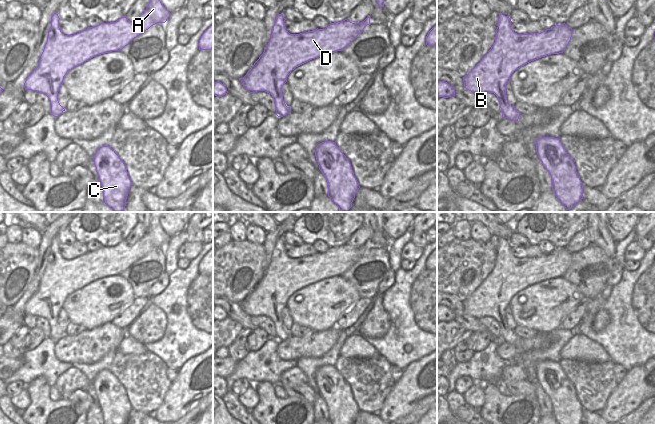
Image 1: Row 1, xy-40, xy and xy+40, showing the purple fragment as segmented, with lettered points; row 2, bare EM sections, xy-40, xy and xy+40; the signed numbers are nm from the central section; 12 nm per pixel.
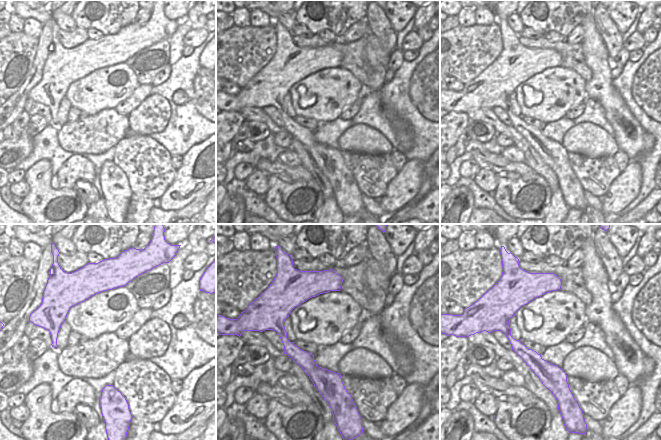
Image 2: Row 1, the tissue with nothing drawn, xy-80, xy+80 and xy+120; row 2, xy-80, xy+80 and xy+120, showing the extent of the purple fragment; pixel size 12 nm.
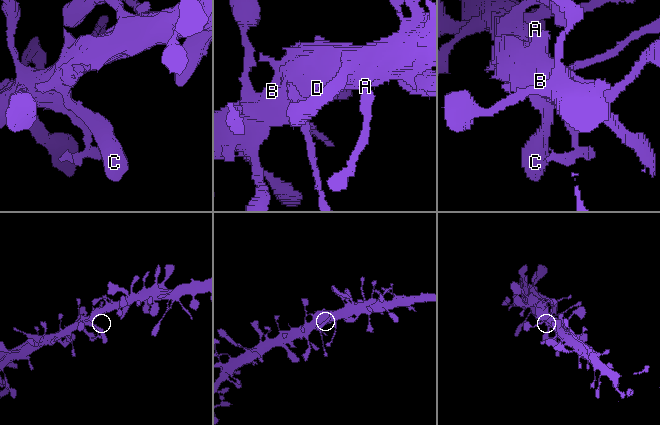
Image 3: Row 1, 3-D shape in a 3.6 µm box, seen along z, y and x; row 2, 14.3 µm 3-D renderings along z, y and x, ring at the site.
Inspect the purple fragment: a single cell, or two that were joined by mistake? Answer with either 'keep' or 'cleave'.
keep

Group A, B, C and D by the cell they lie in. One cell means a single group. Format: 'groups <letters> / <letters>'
groups A B C D

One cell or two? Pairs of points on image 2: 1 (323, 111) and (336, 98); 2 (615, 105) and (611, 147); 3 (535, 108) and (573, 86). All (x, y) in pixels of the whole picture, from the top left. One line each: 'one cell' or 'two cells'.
1: one cell
2: two cells
3: one cell

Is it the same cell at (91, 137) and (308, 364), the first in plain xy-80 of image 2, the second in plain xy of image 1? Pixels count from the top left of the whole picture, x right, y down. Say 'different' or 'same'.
different

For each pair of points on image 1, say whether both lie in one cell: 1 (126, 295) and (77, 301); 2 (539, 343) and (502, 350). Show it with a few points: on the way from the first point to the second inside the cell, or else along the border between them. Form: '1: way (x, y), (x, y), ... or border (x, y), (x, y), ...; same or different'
1: way (114, 297), (106, 297), (101, 301), (89, 301); same
2: way (530, 343), (525, 344), (518, 350), (511, 350); same

